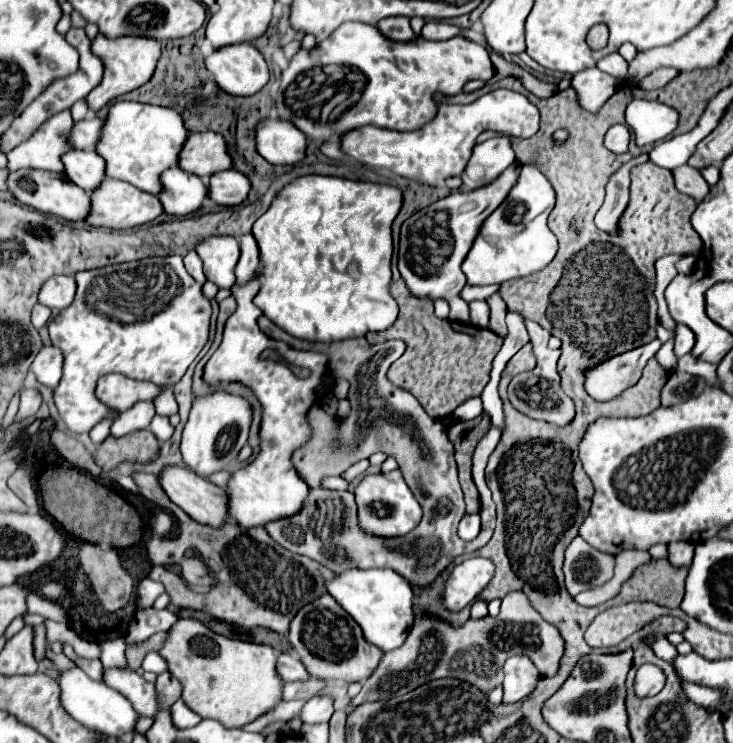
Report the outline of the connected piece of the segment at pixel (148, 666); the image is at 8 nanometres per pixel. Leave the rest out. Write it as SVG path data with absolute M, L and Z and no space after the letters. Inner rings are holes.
M151 652L151 654L147 654L145 660L143 660L143 670L145 670L145 672L161 674L161 672L167 670L167 666L163 664L163 660L161 660L161 656L159 656L157 652Z

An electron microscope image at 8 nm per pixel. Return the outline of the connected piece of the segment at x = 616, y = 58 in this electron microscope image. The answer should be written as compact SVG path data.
M617 52L605 56L603 60L599 60L597 68L603 70L603 72L607 72L607 74L611 74L611 76L615 76L617 80L623 80L623 78L627 76L627 62L625 62L623 56L617 54Z

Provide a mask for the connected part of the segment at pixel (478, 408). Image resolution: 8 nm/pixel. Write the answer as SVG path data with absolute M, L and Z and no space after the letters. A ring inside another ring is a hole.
M469 398L459 408L455 408L455 412L453 412L453 416L457 420L473 420L475 416L481 416L481 414L483 414L481 398Z

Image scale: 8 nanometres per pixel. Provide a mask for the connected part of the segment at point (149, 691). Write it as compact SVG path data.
M103 668L103 682L121 692L137 714L153 716L157 712L155 684L145 682L137 672L129 668Z

